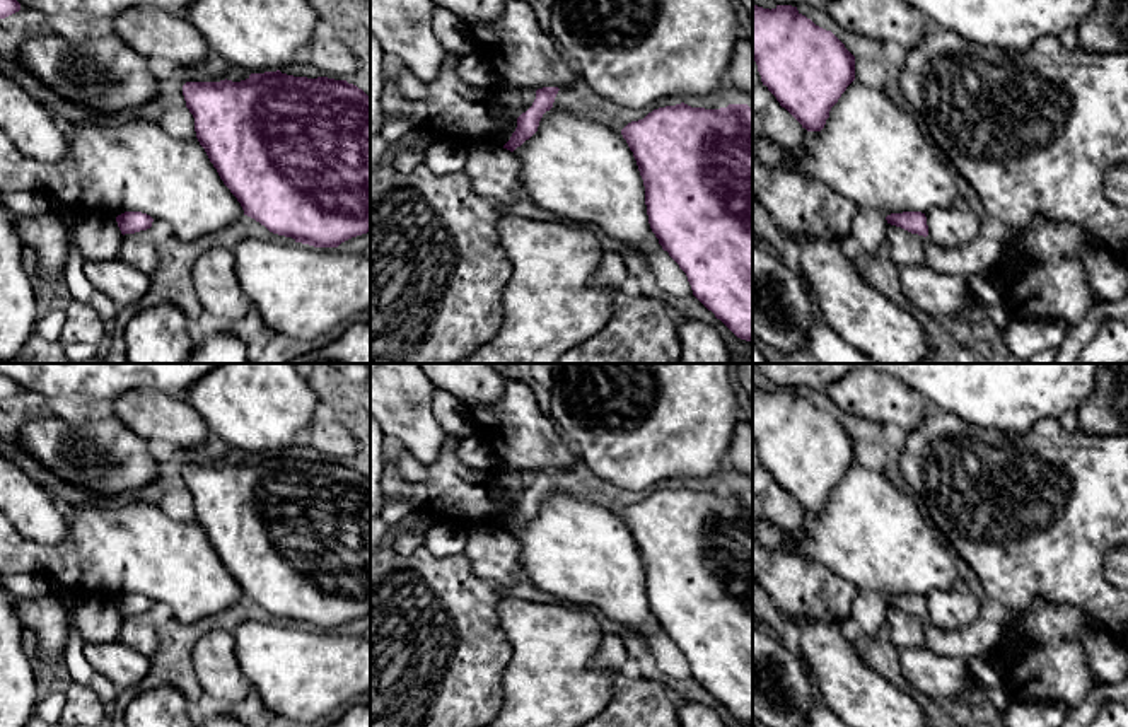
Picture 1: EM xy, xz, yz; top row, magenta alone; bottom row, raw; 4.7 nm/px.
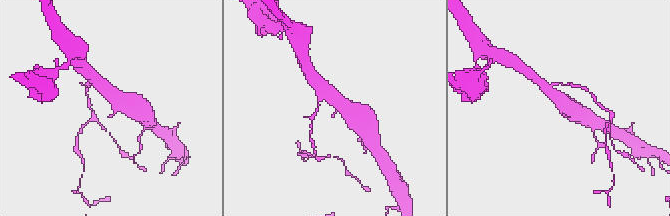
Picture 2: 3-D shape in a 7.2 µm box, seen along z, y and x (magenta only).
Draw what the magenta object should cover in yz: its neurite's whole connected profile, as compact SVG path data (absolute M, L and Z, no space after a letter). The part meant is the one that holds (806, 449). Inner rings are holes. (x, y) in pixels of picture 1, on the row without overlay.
M753 387L753 442L758 447L763 468L807 514L824 510L831 490L855 462L855 439L831 413L816 408L792 387L776 387L771 393Z

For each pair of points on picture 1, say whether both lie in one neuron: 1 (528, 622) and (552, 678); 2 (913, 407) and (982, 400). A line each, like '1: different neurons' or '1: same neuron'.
1: same neuron
2: different neurons

